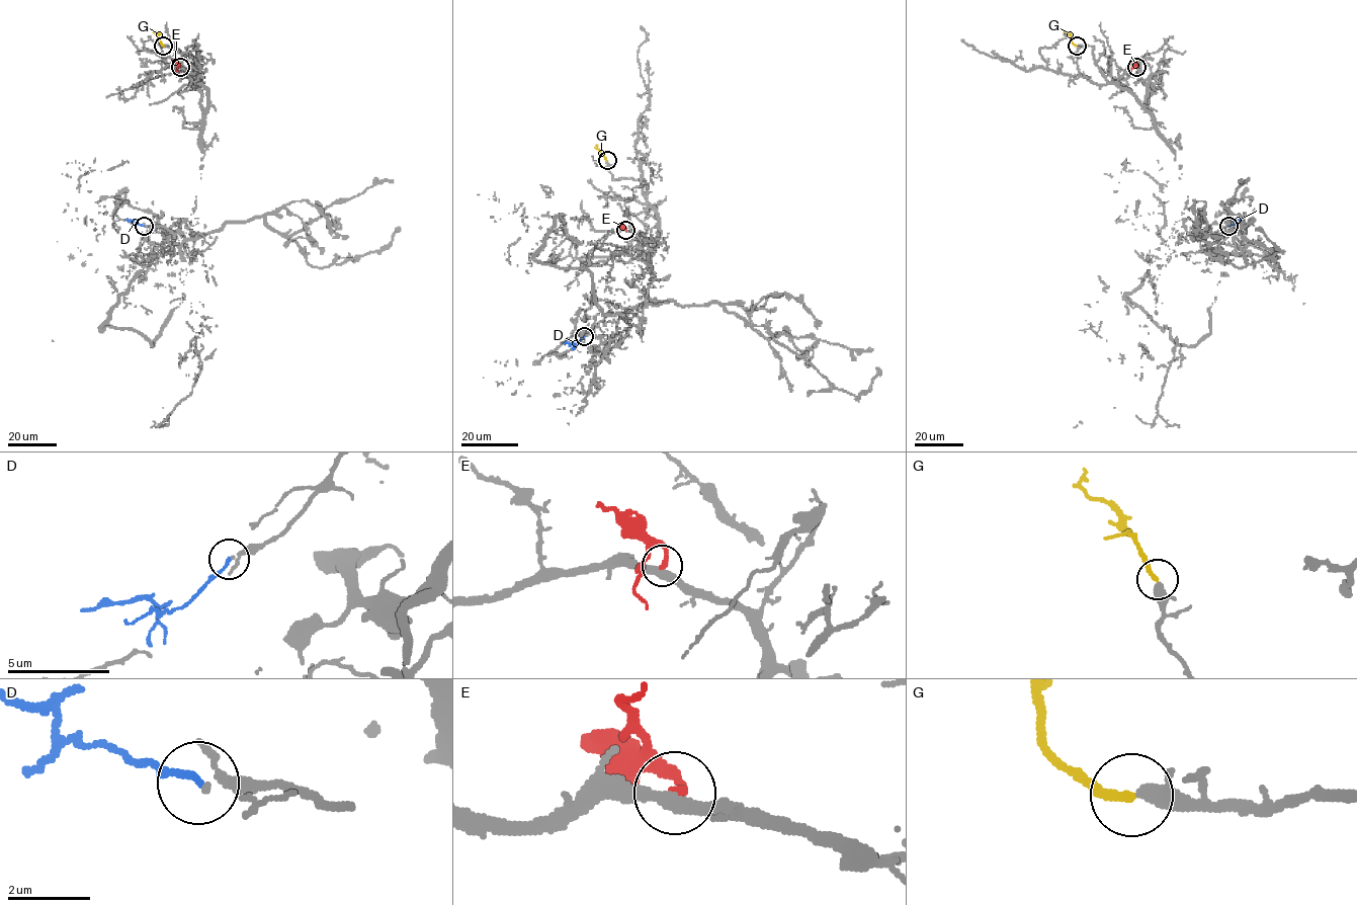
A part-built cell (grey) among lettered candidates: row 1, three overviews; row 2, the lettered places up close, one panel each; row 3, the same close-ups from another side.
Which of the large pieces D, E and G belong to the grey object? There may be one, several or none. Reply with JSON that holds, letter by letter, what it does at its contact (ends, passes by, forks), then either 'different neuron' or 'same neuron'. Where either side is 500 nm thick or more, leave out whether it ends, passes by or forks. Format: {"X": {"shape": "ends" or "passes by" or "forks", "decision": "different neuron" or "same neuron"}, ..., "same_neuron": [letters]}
{"D": {"shape": "ends", "decision": "different neuron"}, "E": {"shape": "ends", "decision": "different neuron"}, "G": {"shape": "ends", "decision": "same neuron"}, "same_neuron": ["G"]}

